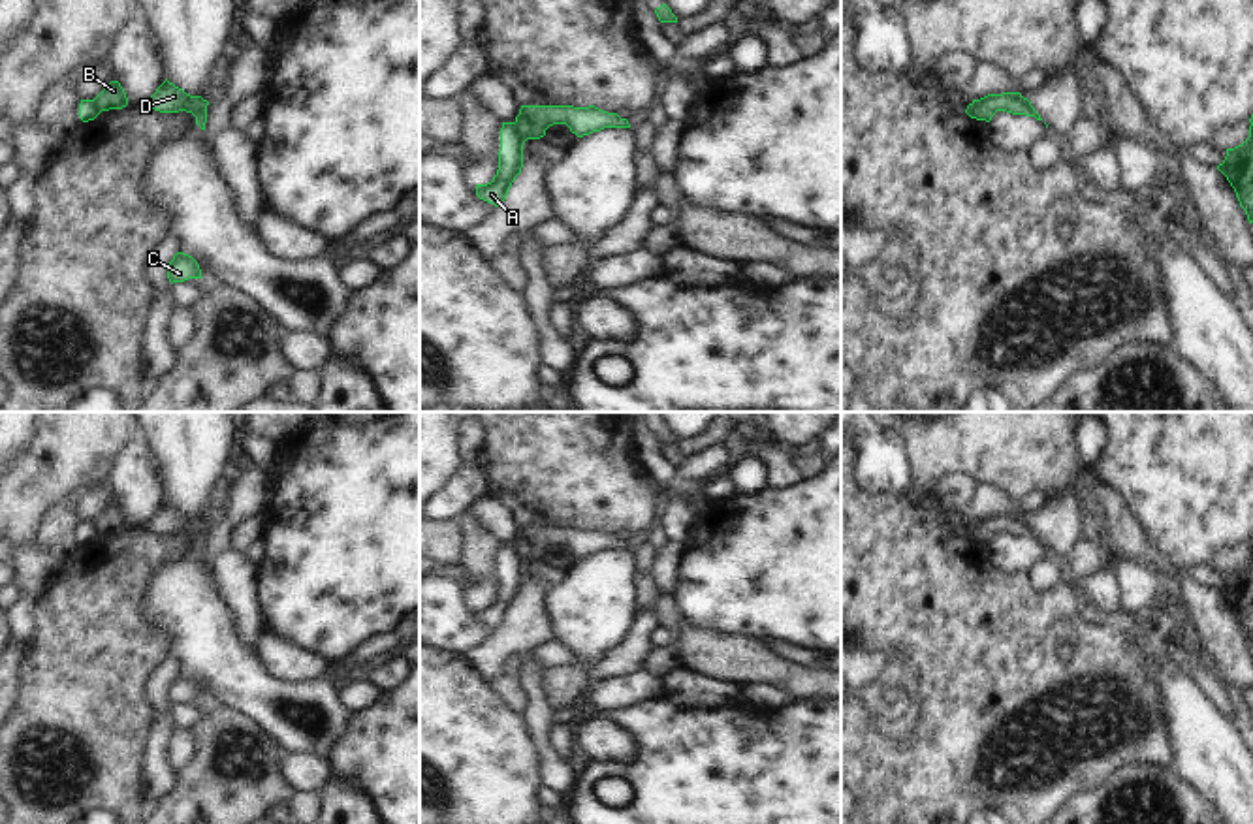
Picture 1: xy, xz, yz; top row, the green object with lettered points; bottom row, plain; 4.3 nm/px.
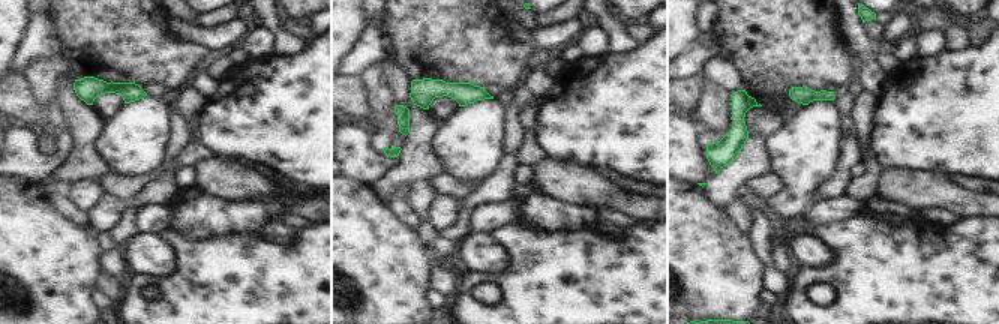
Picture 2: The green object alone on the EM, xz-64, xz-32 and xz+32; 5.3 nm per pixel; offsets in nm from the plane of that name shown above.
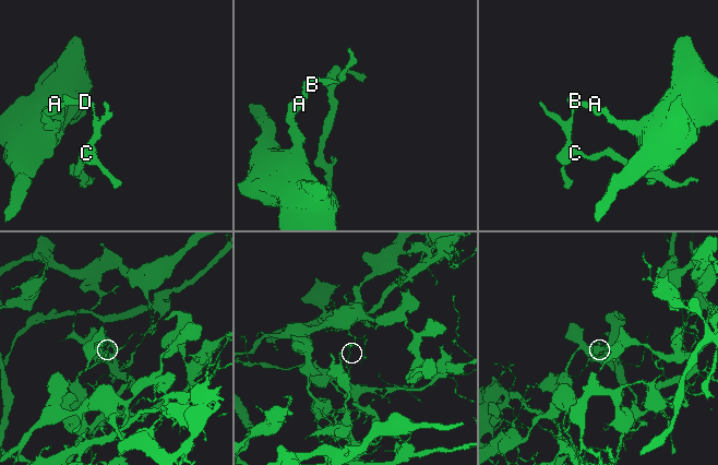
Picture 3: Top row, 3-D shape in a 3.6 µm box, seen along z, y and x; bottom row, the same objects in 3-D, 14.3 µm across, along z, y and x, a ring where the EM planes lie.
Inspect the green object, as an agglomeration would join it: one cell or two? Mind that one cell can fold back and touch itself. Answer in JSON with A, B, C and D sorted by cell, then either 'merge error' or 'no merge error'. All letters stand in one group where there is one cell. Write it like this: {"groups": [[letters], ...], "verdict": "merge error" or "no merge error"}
{"groups": [["A"], ["B", "C", "D"]], "verdict": "merge error"}

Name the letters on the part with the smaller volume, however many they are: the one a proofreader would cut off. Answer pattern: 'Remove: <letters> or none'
Remove: B, C, D

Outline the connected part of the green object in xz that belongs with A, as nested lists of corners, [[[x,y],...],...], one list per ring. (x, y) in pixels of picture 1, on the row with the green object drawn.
[[[502,122],[499,169],[491,182],[476,184],[476,196],[499,207],[523,167],[525,137],[517,132],[515,122]]]

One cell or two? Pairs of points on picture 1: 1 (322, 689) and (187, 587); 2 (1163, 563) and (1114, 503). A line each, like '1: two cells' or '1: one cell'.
1: one cell
2: one cell

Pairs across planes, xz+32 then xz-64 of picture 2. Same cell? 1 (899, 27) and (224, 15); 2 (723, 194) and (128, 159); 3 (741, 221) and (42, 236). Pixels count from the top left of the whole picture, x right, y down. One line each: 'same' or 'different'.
1: different
2: different
3: different

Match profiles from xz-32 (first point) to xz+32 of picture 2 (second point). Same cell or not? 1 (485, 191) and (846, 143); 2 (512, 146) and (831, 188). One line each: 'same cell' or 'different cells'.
1: same cell
2: different cells

